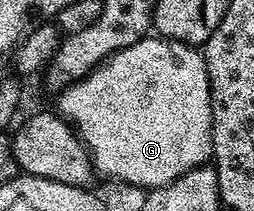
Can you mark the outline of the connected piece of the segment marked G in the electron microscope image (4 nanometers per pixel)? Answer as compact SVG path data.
M148 37L137 41L137 45L129 45L129 49L121 49L116 55L110 55L104 63L92 69L84 79L62 88L58 92L58 114L62 115L72 127L76 135L87 147L91 155L91 163L100 176L107 179L124 179L131 187L143 187L142 189L154 189L169 185L177 177L195 167L202 167L212 158L211 154L211 86L207 76L207 66L203 60L203 52L198 46L190 43L182 43L176 39L164 39L162 37Z

